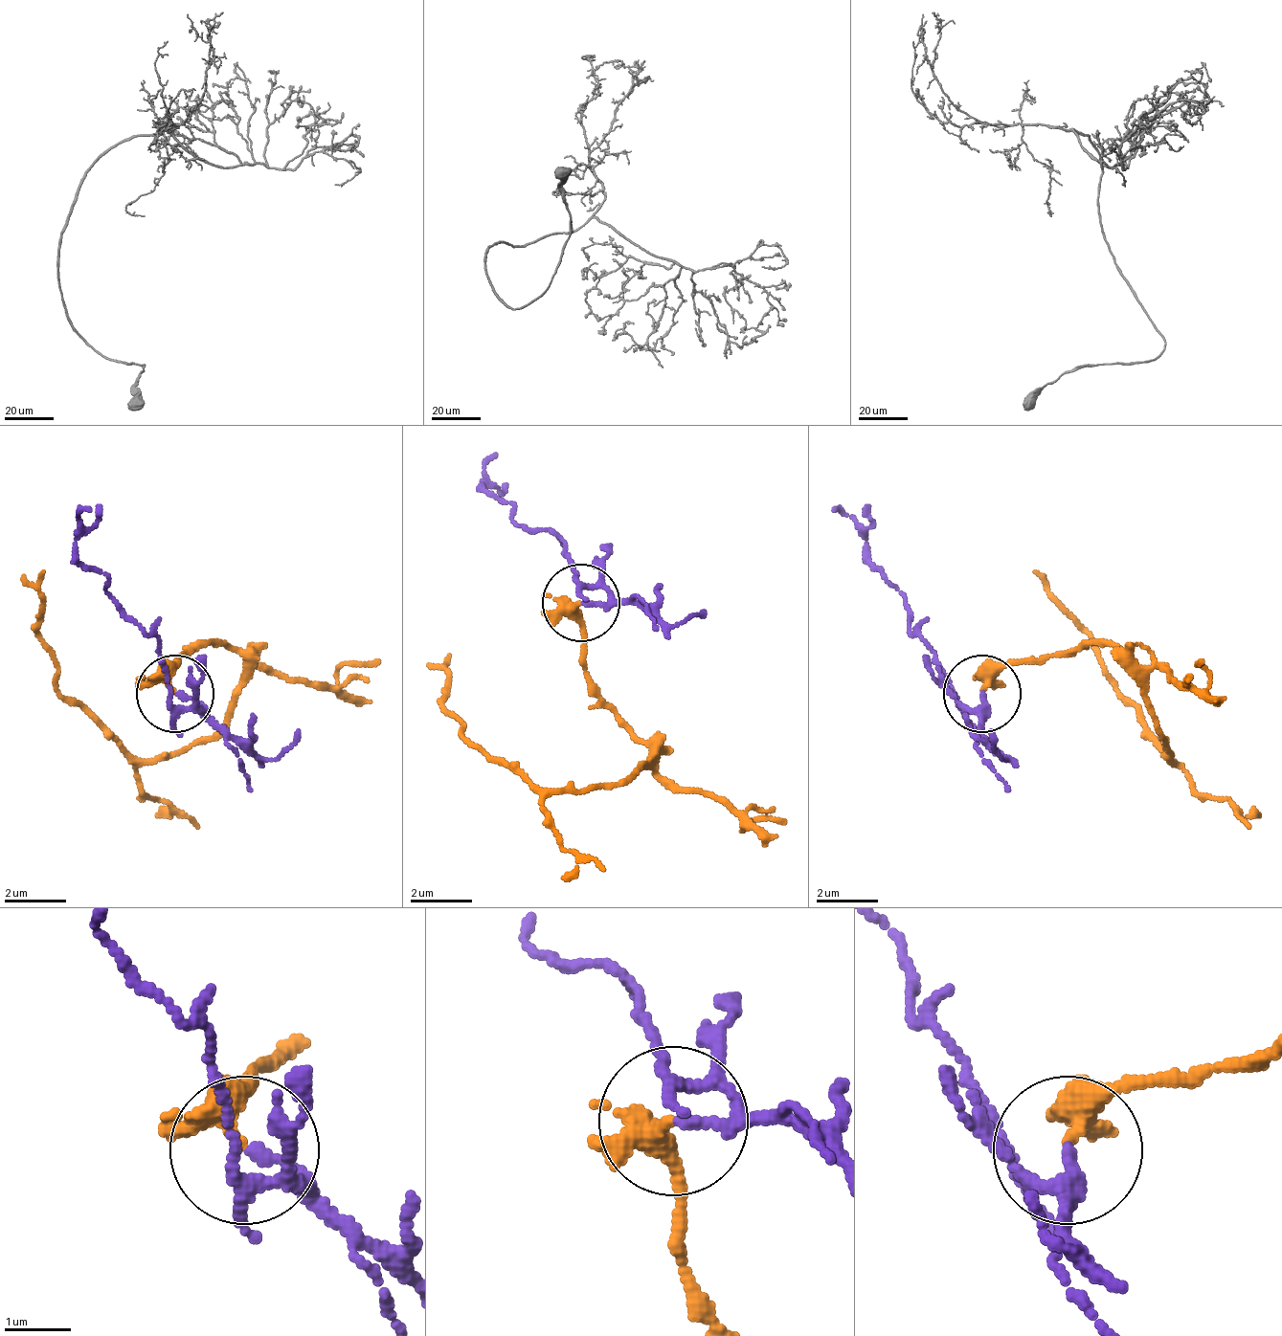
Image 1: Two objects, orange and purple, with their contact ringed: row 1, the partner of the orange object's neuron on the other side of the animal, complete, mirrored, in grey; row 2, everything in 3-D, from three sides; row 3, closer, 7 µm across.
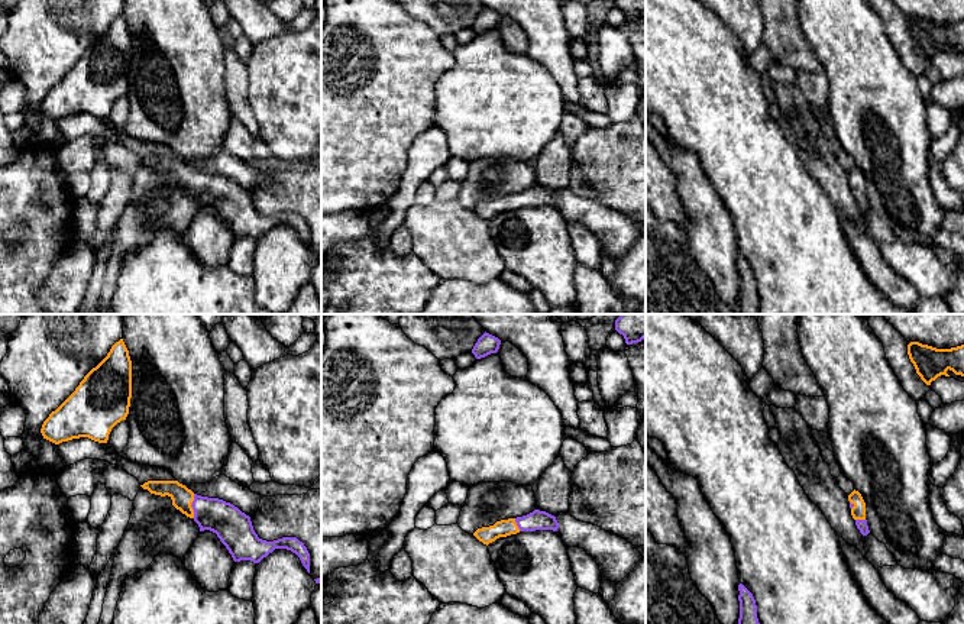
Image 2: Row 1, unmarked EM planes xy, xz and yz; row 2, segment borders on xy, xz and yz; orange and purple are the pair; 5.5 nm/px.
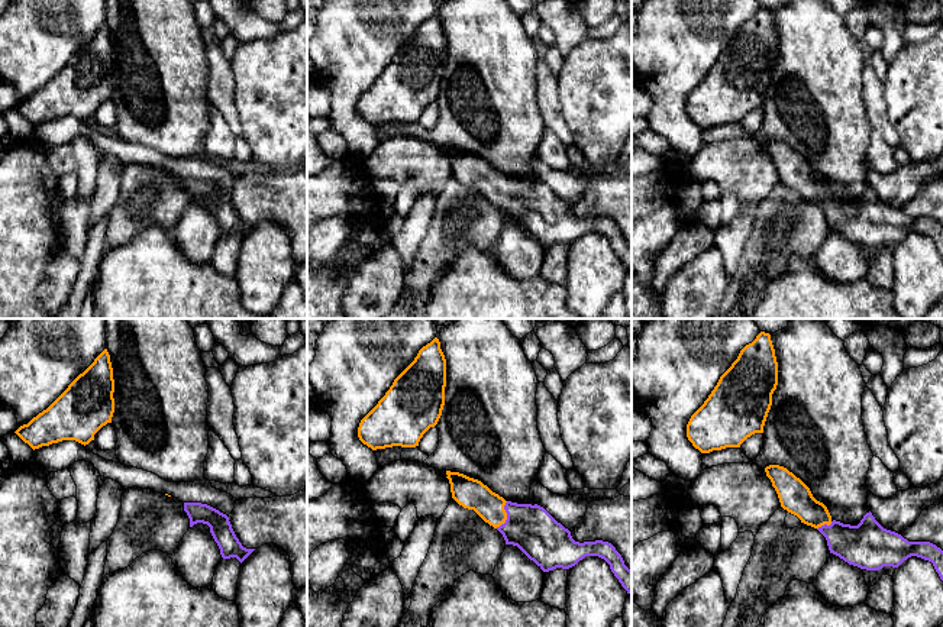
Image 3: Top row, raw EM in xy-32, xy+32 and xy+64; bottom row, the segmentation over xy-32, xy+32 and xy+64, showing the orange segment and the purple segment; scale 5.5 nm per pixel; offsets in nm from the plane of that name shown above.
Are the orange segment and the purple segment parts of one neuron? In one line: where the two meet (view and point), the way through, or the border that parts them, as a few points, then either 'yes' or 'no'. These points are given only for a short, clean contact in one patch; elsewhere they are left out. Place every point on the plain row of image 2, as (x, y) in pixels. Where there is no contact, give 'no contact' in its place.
meets orange in xy at (190, 181); runs through xy (181, 173), (190, 181), (227, 197); yes

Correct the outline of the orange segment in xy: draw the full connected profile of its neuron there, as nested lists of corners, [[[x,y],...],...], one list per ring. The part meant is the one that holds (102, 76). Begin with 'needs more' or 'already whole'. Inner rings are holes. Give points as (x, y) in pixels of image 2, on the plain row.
already whole | [[[120,14],[75,67],[43,97],[43,114],[59,120],[88,113],[107,119],[111,104],[126,96],[132,74],[132,36]]]

